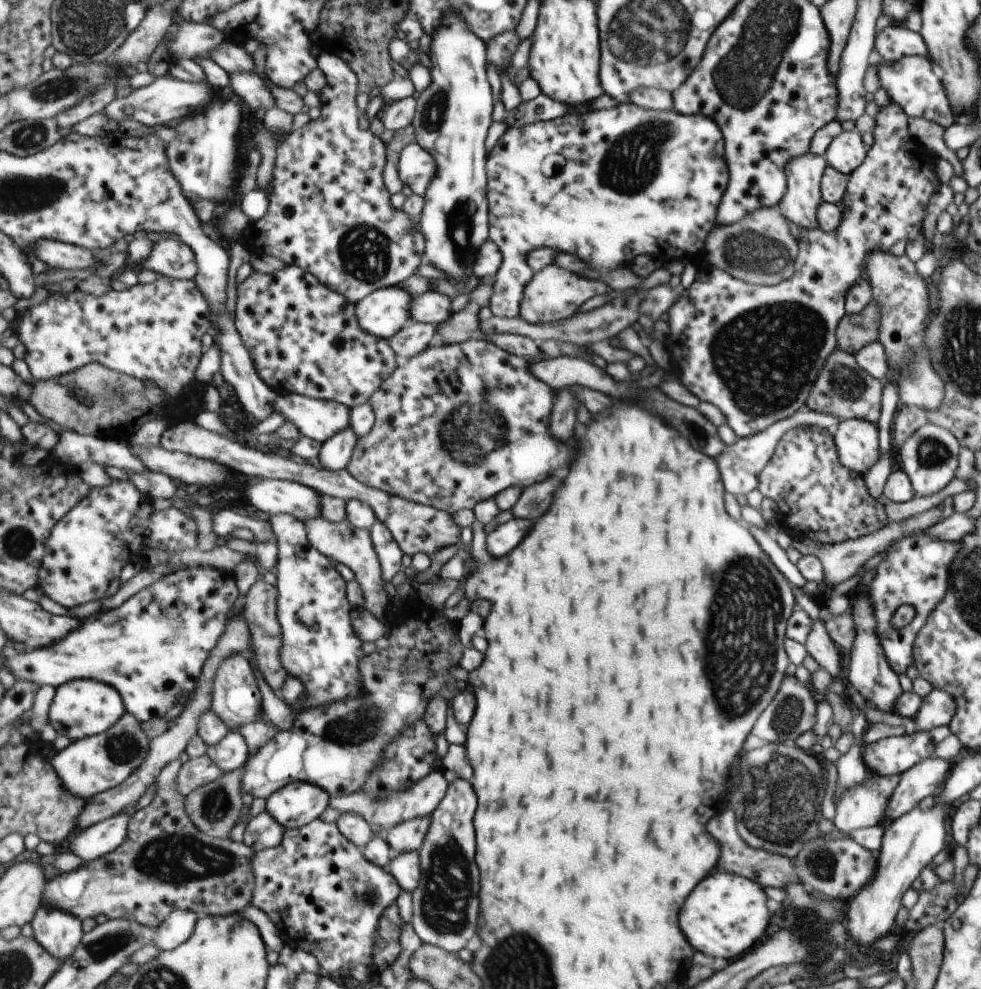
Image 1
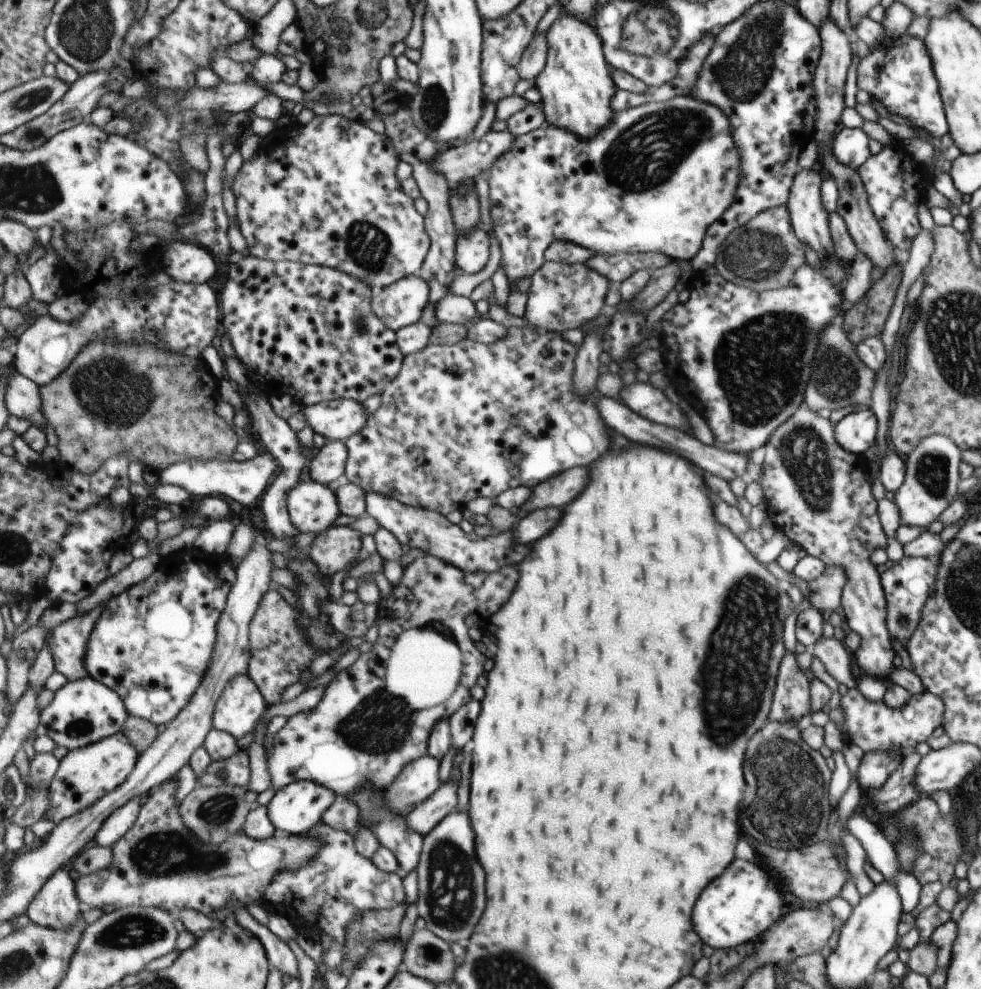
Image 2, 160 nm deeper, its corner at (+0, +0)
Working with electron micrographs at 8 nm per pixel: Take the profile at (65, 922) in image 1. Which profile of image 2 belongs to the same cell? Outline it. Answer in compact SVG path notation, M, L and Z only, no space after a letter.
M59 869L33 898L26 914L33 923L60 929L78 921L83 907L77 896L76 880L67 870Z

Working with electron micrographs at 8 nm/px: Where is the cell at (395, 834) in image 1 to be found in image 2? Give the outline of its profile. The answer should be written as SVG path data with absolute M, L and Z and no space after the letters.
M459 781L445 782L432 797L417 805L405 816L408 825L426 837L457 808L457 792L459 792Z

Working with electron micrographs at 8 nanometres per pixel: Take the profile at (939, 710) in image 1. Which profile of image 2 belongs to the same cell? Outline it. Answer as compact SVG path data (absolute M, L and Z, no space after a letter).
M857 687L847 689L845 694L840 696L838 708L842 712L842 723L840 726L840 734L844 744L855 744L863 754L873 751L882 753L900 753L903 748L913 746L922 749L925 740L931 737L931 732L937 726L943 724L944 703L937 695L928 691L910 695L908 701L899 708L888 707L882 700L870 701L860 693Z

